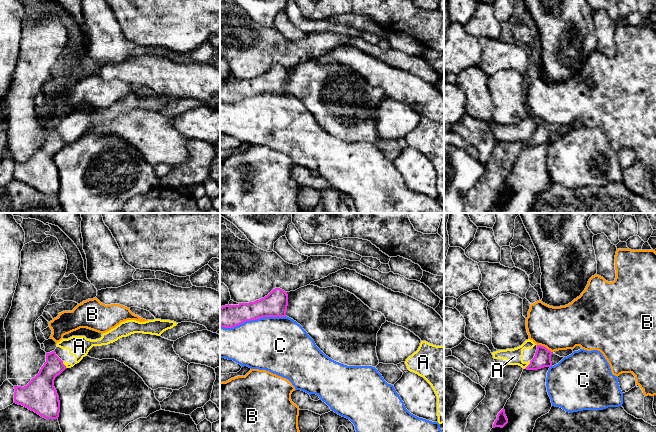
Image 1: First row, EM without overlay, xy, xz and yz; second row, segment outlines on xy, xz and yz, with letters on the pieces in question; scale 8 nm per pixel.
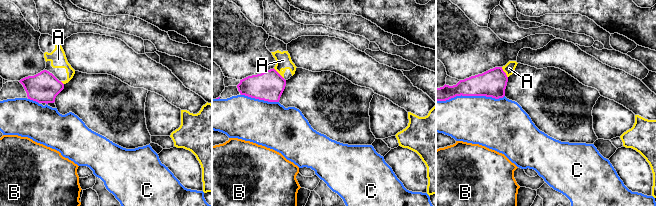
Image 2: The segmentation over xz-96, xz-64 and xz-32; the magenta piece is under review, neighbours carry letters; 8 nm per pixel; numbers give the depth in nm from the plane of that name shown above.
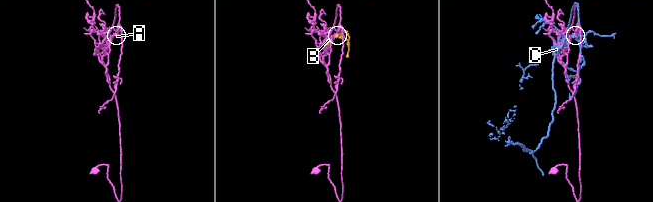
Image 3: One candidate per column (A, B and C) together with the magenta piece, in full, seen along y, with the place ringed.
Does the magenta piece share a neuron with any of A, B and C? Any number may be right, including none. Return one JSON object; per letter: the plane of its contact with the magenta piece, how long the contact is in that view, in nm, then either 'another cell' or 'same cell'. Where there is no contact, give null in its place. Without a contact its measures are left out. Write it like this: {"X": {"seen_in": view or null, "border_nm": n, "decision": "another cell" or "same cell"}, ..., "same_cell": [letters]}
{"A": {"seen_in": "yz", "border_nm": 80, "decision": "another cell"}, "B": {"seen_in": "yz", "border_nm": 140, "decision": "another cell"}, "C": {"seen_in": "xz", "border_nm": 550, "decision": "another cell"}, "same_cell": []}

